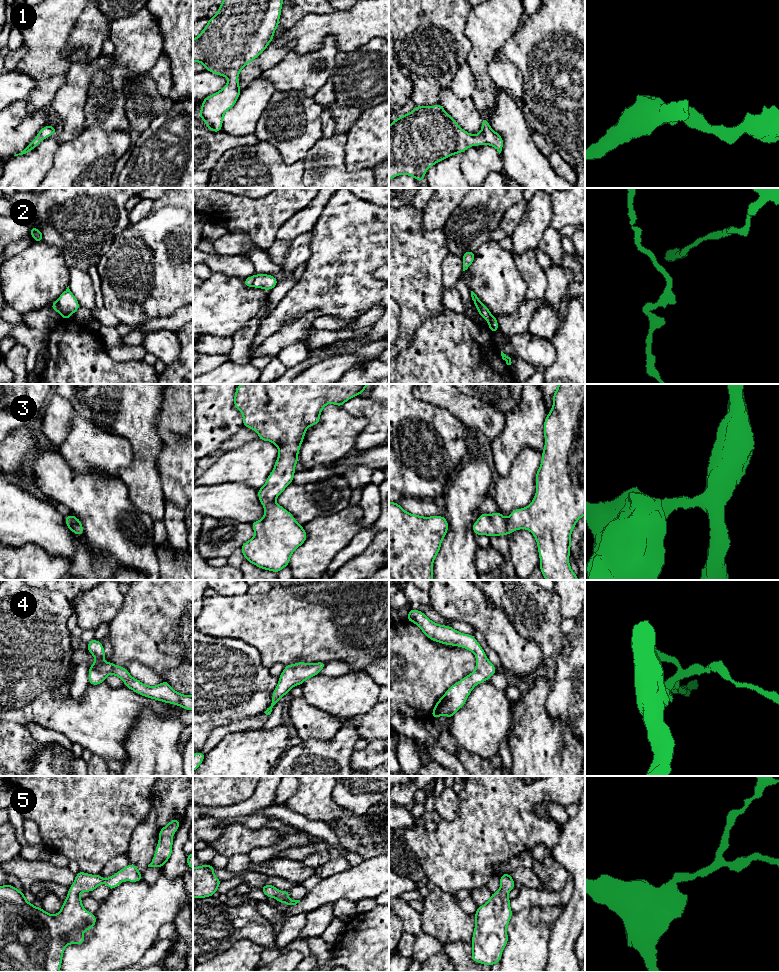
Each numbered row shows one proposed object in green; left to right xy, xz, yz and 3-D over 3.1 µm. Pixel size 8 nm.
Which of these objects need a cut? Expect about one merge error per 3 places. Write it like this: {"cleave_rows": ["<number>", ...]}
{"cleave_rows": ["2"]}

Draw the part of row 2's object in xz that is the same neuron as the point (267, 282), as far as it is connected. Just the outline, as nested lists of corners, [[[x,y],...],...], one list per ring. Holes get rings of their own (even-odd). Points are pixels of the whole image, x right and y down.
[[[255,274],[252,287],[272,290],[278,283],[278,280],[268,274]]]

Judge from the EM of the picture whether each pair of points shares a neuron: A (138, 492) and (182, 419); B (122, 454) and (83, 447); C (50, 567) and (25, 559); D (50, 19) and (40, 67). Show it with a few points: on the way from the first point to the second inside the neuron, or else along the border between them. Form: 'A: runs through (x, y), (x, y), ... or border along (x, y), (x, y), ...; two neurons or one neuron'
A: border along (160, 438), (157, 469), (162, 484); two neurons
B: runs through (112, 453), (93, 450); one neuron
C: runs through (44, 567), (33, 567), (31, 565); one neuron
D: runs through (45, 31), (43, 55); one neuron

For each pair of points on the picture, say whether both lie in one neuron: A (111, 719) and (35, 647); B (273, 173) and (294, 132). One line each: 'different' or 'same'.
A: same
B: different

